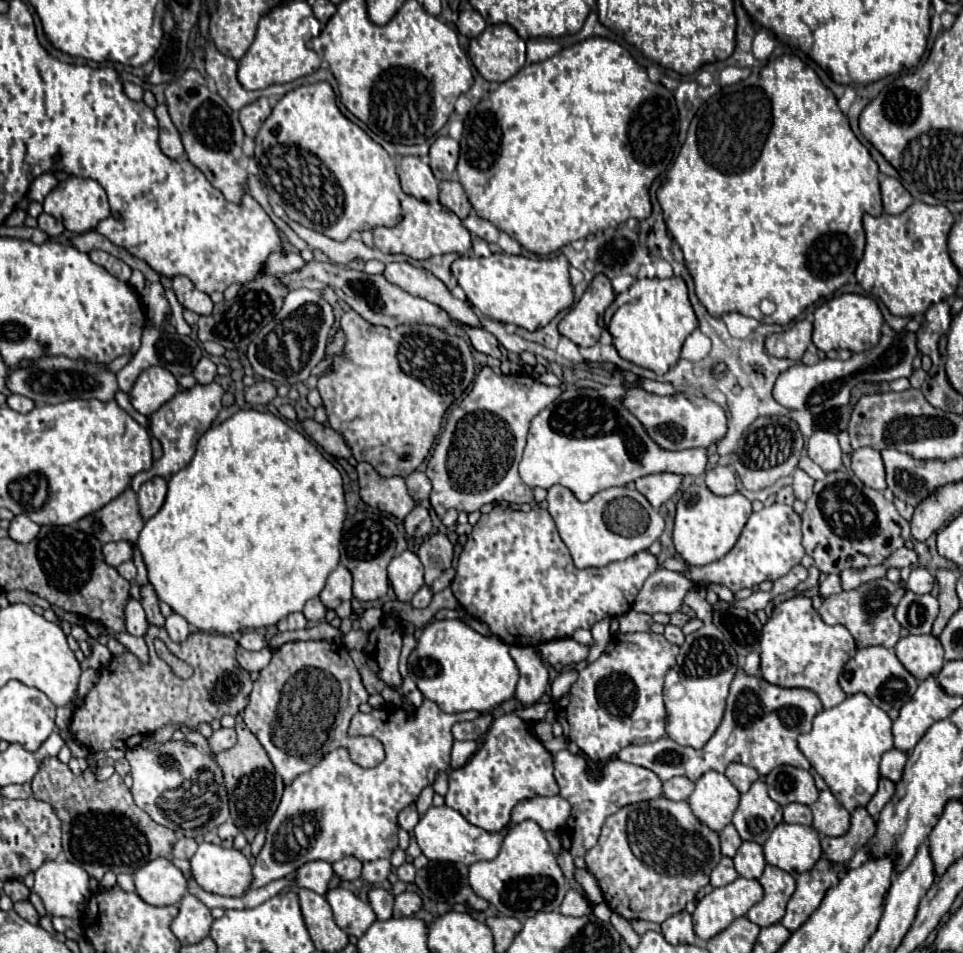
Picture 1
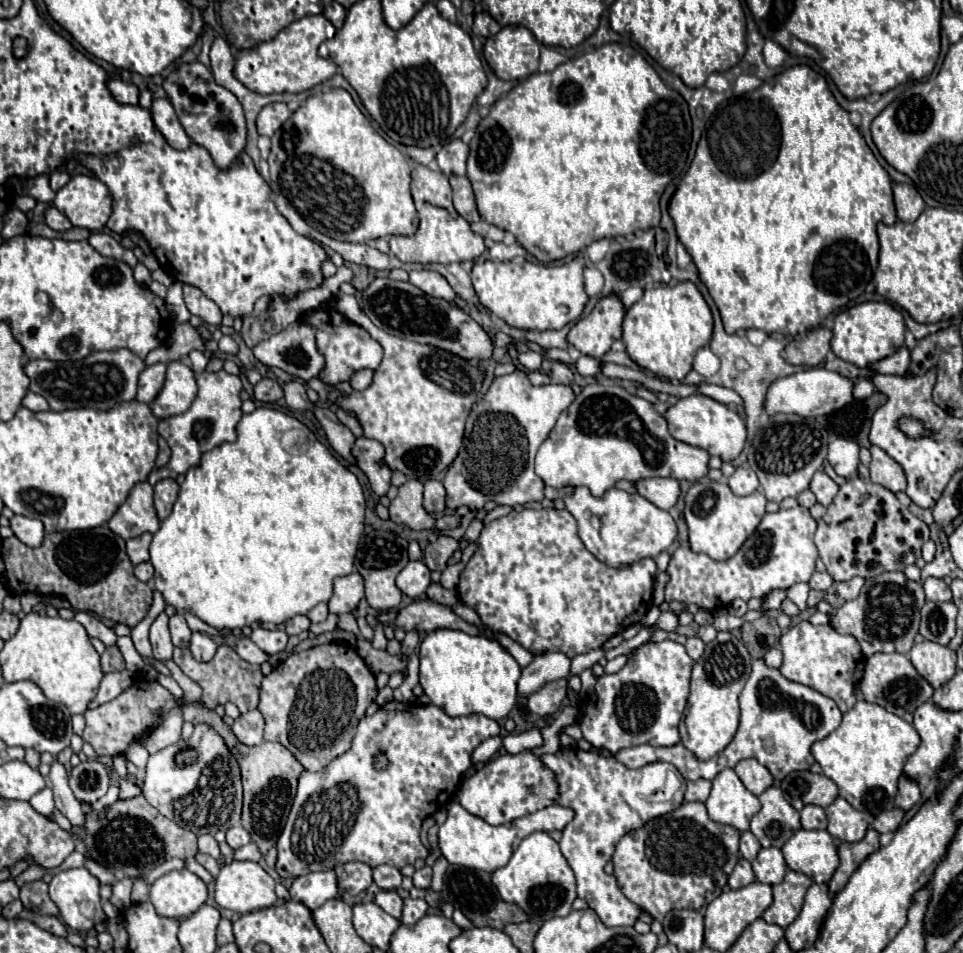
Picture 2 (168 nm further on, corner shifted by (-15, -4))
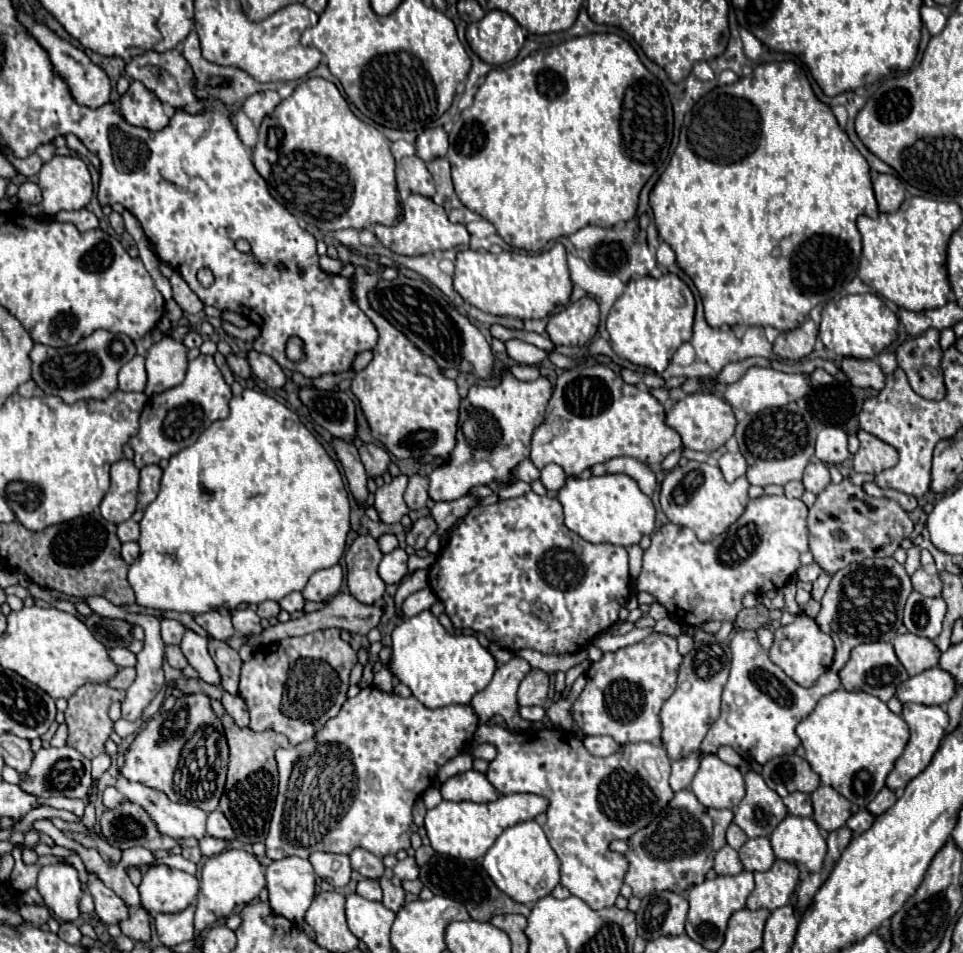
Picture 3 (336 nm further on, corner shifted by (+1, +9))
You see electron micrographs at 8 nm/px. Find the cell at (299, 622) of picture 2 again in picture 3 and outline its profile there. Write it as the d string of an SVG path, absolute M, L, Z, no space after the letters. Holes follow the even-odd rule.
M264 601L264 603L260 603L260 605L258 605L256 613L258 613L258 617L272 619L272 617L276 617L276 615L280 613L280 605L278 605L276 601Z

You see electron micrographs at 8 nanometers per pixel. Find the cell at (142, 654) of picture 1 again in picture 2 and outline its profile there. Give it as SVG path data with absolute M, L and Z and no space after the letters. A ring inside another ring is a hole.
M164 660L162 662L172 678L178 682L178 686L184 690L188 704L182 712L184 722L192 722L192 724L208 724L212 726L222 738L224 744L230 748L230 752L236 756L238 764L240 764L240 772L242 772L242 784L244 784L244 812L242 812L242 826L248 828L248 832L252 832L252 840L258 844L260 852L266 854L278 840L282 828L284 828L284 820L288 818L292 800L296 796L296 784L298 784L298 776L304 770L302 764L282 746L282 744L274 744L274 742L262 742L258 746L244 746L236 740L236 736L232 734L232 730L222 722L222 718L208 708L200 708L194 706L194 702L200 700L200 684L196 684L194 680L190 680L172 660Z

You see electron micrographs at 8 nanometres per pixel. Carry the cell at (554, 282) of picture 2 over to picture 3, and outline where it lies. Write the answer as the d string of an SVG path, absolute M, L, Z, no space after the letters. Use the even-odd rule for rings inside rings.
M556 243L552 249L538 253L538 255L522 255L522 253L510 253L510 251L492 255L488 251L472 251L472 249L458 251L456 271L454 271L454 291L464 301L468 301L470 305L490 315L510 315L518 319L542 319L548 313L552 313L558 303L566 305L570 301L572 281L570 281L568 265L566 265L566 249L562 243Z

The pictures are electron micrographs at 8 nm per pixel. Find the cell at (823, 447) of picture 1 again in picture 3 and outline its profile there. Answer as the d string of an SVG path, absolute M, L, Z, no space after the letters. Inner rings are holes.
M824 427L818 433L816 441L816 457L822 463L840 465L850 457L848 451L848 437L840 427Z

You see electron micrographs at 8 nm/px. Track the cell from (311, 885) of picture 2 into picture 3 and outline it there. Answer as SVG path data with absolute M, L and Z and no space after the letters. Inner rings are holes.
M284 857L272 861L266 867L266 881L272 913L292 923L304 921L316 889L316 877L308 859Z

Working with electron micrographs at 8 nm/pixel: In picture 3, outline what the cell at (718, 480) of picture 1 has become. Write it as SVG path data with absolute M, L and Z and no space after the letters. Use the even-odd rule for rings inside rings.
M724 453L718 461L718 467L722 469L726 481L732 483L746 473L746 459L740 453Z

